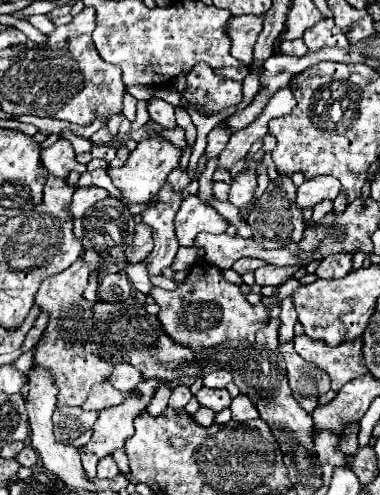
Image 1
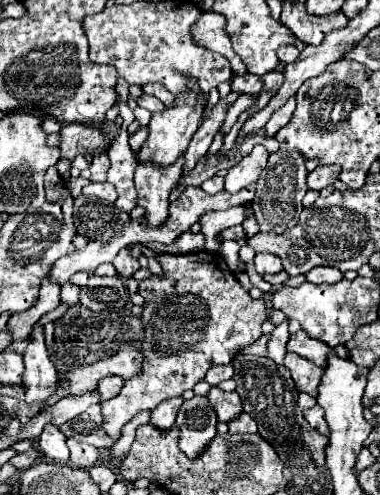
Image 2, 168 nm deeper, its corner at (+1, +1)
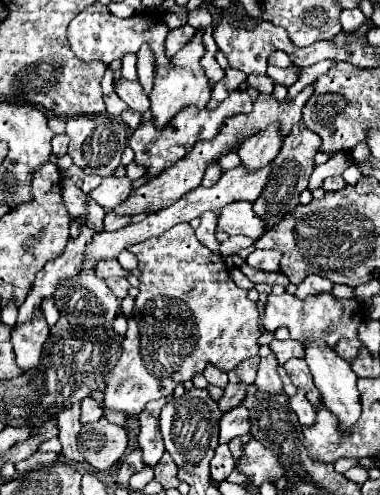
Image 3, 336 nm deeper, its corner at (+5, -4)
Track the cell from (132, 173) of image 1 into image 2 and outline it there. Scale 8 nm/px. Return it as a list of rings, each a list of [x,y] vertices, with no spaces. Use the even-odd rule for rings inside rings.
[[[187,79],[187,91],[175,95],[173,105],[167,107],[165,111],[153,113],[153,117],[149,121],[149,137],[147,137],[145,145],[141,147],[137,159],[151,161],[159,167],[167,167],[167,165],[175,163],[175,159],[183,151],[187,151],[187,145],[201,123],[201,115],[203,115],[205,107],[207,107],[207,95],[203,95],[203,91],[199,91],[199,85],[195,83],[195,79]]]

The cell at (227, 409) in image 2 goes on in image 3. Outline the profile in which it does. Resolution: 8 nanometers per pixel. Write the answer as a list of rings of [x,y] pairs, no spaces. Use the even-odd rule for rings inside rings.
[[[237,406],[237,408],[231,408],[227,412],[223,412],[221,420],[219,420],[219,442],[229,442],[233,440],[235,436],[241,436],[241,434],[249,434],[249,412],[245,406]]]

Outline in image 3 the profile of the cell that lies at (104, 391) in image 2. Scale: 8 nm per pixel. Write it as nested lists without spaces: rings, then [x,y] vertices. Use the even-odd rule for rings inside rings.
[[[87,396],[87,398],[81,402],[81,422],[83,422],[83,424],[95,422],[95,420],[99,420],[101,416],[103,416],[101,404],[99,404],[95,398]]]

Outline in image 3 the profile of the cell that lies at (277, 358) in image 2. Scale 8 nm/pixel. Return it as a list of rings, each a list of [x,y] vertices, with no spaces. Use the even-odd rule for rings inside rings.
[[[269,354],[269,356],[261,358],[259,372],[257,372],[257,380],[255,380],[255,384],[259,386],[259,390],[271,392],[271,394],[281,394],[283,392],[283,384],[281,384],[277,366],[279,364],[275,360],[275,354]]]

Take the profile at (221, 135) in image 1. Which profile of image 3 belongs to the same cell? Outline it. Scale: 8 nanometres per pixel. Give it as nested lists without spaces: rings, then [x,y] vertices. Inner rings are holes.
[[[269,66],[269,68],[267,68],[267,76],[269,76],[275,84],[283,84],[283,86],[287,86],[287,88],[297,82],[295,66],[291,66],[291,68],[275,68],[275,66]]]

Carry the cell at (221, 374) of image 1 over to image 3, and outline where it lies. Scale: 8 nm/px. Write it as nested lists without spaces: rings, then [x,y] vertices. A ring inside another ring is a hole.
[[[207,366],[207,370],[203,372],[203,376],[205,376],[207,382],[213,384],[213,386],[225,388],[225,384],[227,384],[227,374],[223,374],[223,372],[221,372],[219,368],[215,368],[215,366]]]

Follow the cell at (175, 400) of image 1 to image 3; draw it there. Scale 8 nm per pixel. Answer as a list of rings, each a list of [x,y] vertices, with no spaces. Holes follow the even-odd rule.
[[[155,400],[147,404],[147,408],[139,414],[139,448],[143,448],[143,462],[147,466],[155,466],[163,452],[163,436],[159,432],[159,414],[167,400]]]

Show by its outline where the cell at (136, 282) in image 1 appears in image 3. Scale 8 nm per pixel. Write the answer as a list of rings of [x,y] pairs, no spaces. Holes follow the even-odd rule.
[[[233,202],[221,210],[217,218],[217,230],[227,232],[229,236],[243,234],[257,240],[265,232],[265,224],[253,212],[251,202]]]

